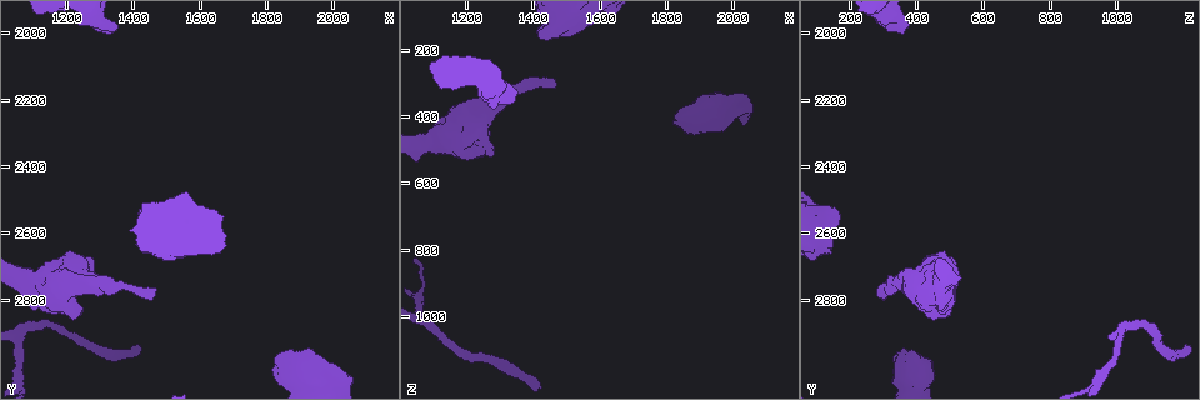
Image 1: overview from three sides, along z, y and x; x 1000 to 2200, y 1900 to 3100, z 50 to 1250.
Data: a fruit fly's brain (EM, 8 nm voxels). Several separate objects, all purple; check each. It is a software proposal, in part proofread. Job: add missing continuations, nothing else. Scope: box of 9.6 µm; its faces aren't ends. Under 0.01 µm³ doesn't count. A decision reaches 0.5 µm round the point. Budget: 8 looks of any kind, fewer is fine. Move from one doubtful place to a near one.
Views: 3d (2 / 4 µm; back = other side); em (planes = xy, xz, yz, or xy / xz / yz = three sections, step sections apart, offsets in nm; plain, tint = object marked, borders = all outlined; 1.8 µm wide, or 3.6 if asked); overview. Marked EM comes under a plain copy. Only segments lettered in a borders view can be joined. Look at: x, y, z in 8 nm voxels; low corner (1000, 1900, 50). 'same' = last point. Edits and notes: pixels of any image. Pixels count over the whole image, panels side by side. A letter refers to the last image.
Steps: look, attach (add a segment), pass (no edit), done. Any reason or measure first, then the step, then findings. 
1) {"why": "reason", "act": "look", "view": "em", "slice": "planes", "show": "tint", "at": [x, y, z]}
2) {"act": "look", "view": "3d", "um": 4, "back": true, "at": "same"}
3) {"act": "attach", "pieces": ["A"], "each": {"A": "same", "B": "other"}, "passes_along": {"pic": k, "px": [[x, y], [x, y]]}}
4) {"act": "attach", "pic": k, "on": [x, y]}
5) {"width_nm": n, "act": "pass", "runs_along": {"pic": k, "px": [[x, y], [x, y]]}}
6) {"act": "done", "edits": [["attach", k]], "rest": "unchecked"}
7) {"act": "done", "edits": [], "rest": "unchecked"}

{"why": "free end", "act": "look", "view": "3d", "um": 4, "at": [1820, 3010, 420]}

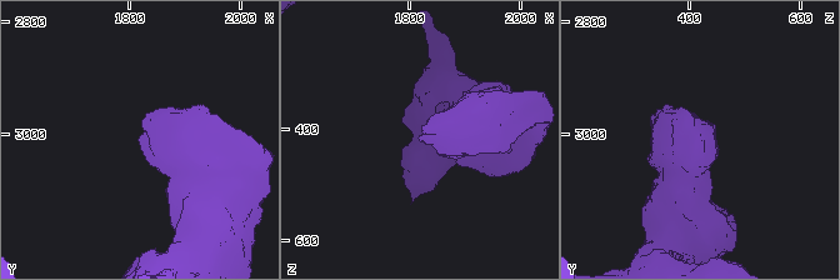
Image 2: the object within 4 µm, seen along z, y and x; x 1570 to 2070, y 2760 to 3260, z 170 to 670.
{"act": "look", "view": "em", "um": 3.6, "slice": "planes", "show": "borders", "at": [1820, 3005, 420]}

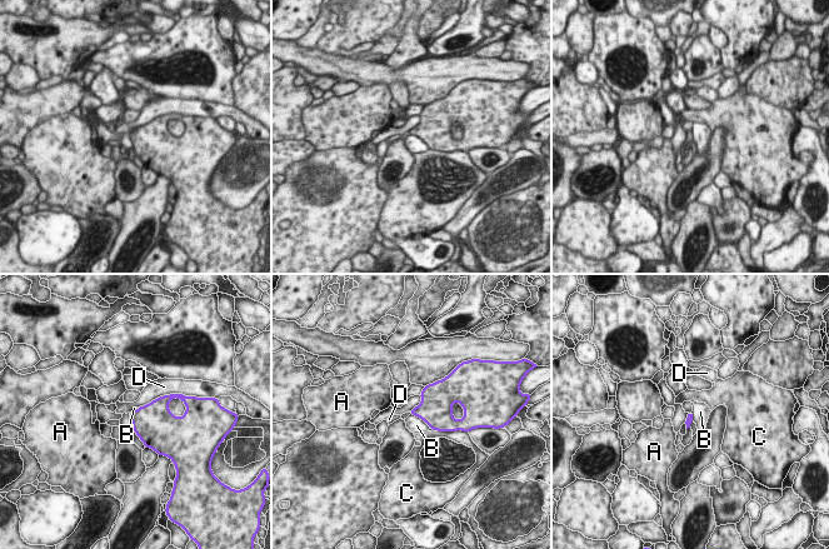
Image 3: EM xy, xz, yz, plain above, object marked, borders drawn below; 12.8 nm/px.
{"act": "pass", "each": {"A": "other", "B": "other", "C": "other", "D": "other"}, "border": {"pic": 3, "px": [[410, 413], [419, 417], [430, 428]]}, "found": "none of them fits"}

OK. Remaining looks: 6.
{"act": "look", "view": "3d", "um": 2, "at": [1470, 2780, 310]}

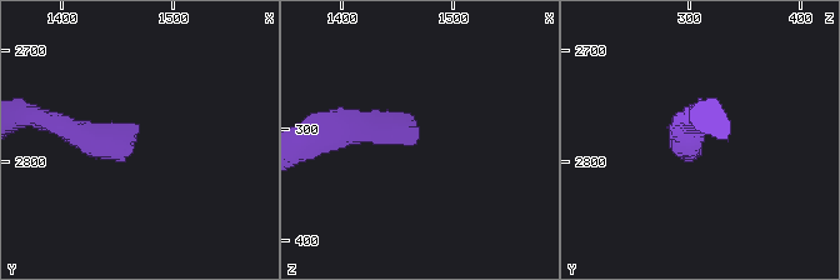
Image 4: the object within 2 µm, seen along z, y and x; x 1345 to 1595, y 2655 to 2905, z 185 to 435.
{"why": "now the EM", "act": "look", "view": "em", "slice": "xz", "step": 8, "show": "borders", "at": [1472, 2772, 304]}

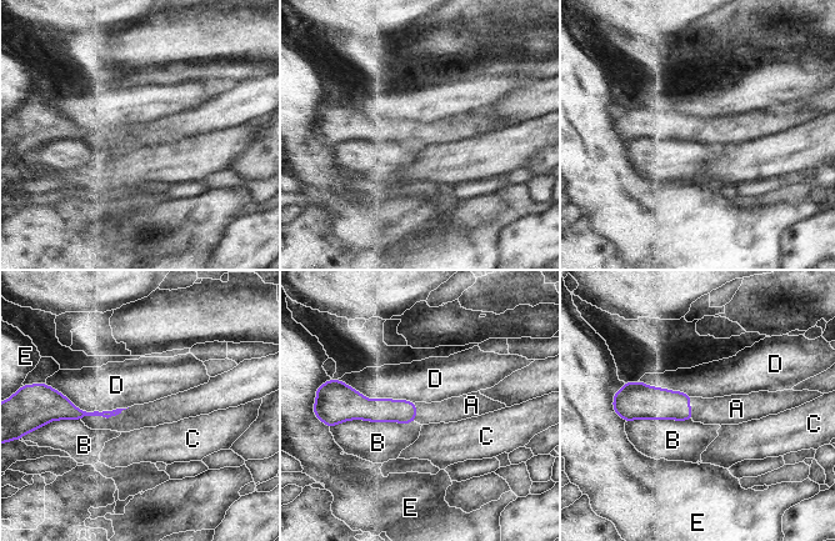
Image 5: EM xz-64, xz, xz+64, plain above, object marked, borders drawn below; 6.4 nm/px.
{"why": "cut it another way", "act": "look", "view": "em", "slice": "planes", "show": "borders", "at": "same"}

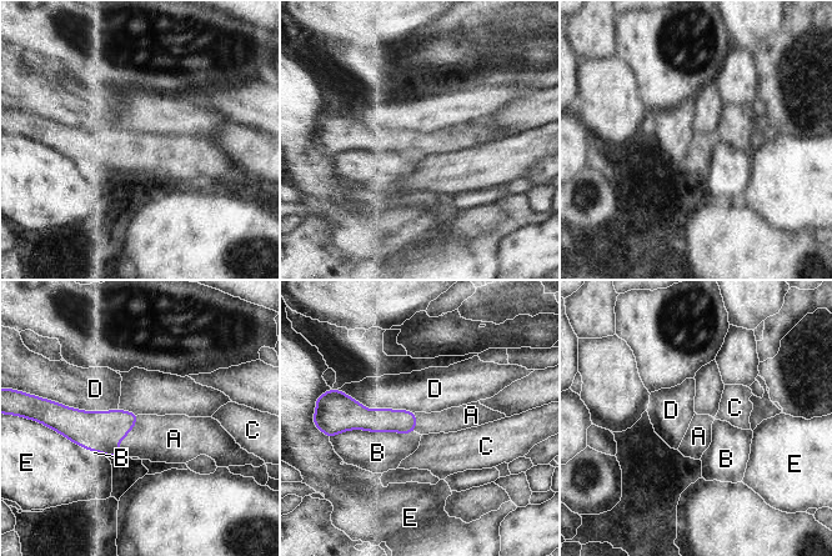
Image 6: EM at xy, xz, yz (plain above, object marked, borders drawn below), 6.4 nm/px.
{"width_nm": 150, "act": "attach", "pieces": ["A"], "each": {"A": "same", "B": "other", "C": "other", "D": "other", "E": "other"}, "found": "the neuron continues"}

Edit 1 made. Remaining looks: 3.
{"why": "an open end", "act": "look", "view": "em", "um": 3.6, "slice": "planes", "show": "borders", "at": [1300, 2000, 360]}

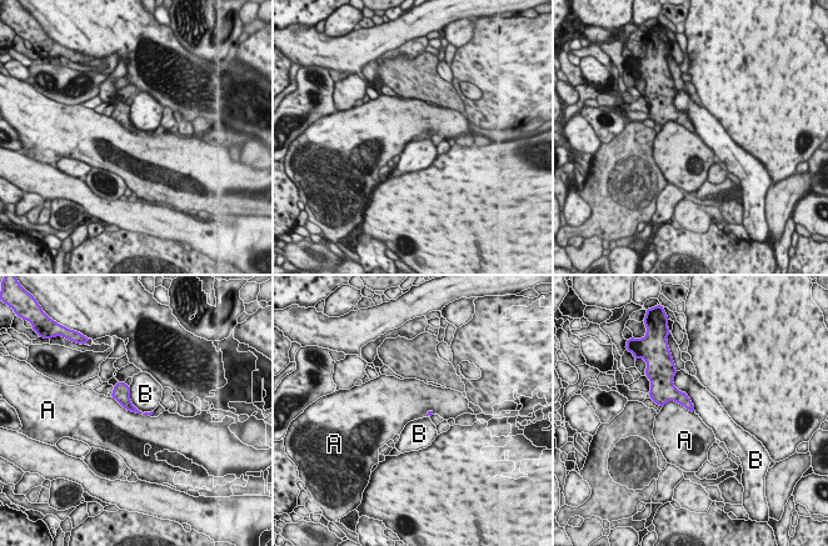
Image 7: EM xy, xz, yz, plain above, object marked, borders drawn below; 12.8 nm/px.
{"act": "pass", "each": {"A": "other", "B": "other"}, "border": {"pic": 7, "px": [[111, 396], [128, 410], [150, 416]]}, "found": "no lettered segment goes on from it"}

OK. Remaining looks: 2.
{"act": "done", "edits": [["attach", 6]], "rest": "unchecked"}

